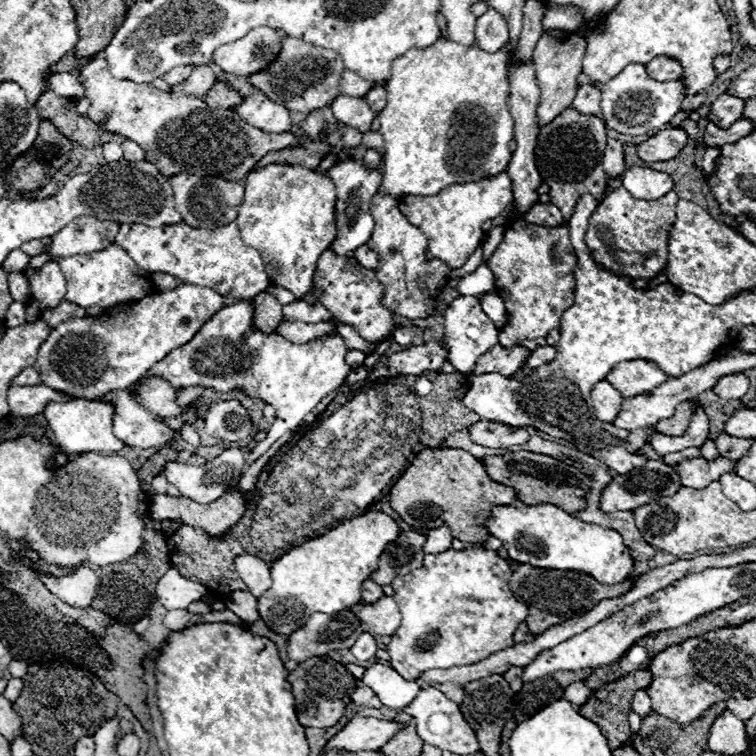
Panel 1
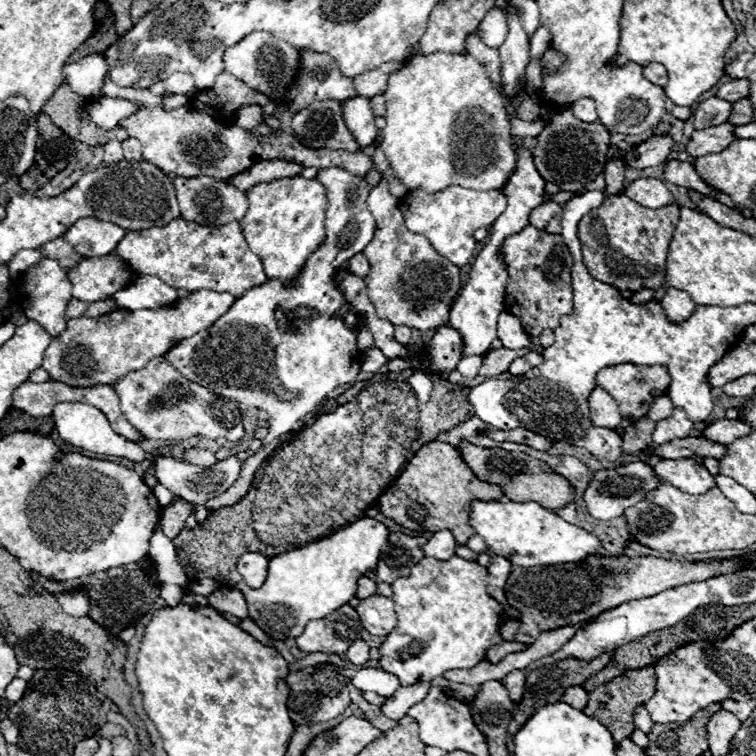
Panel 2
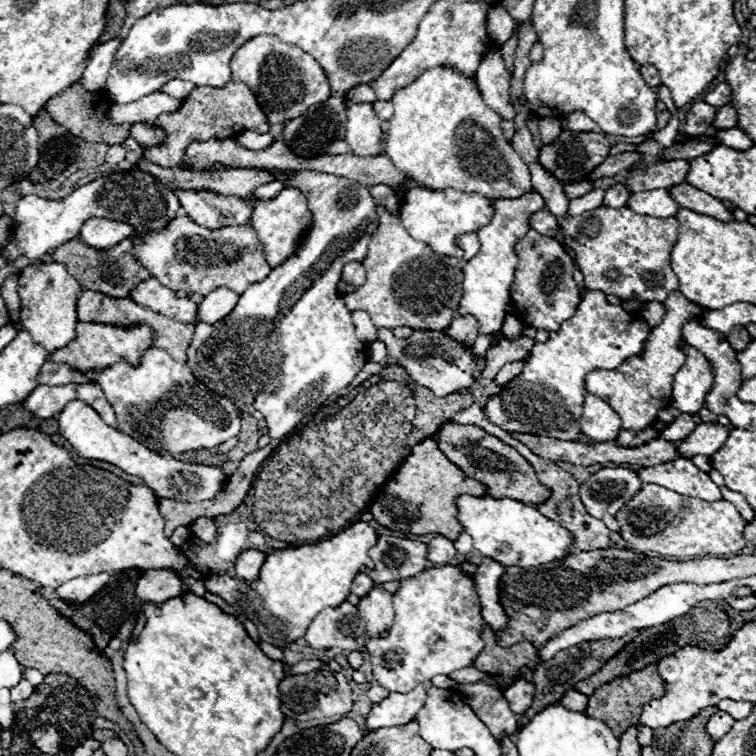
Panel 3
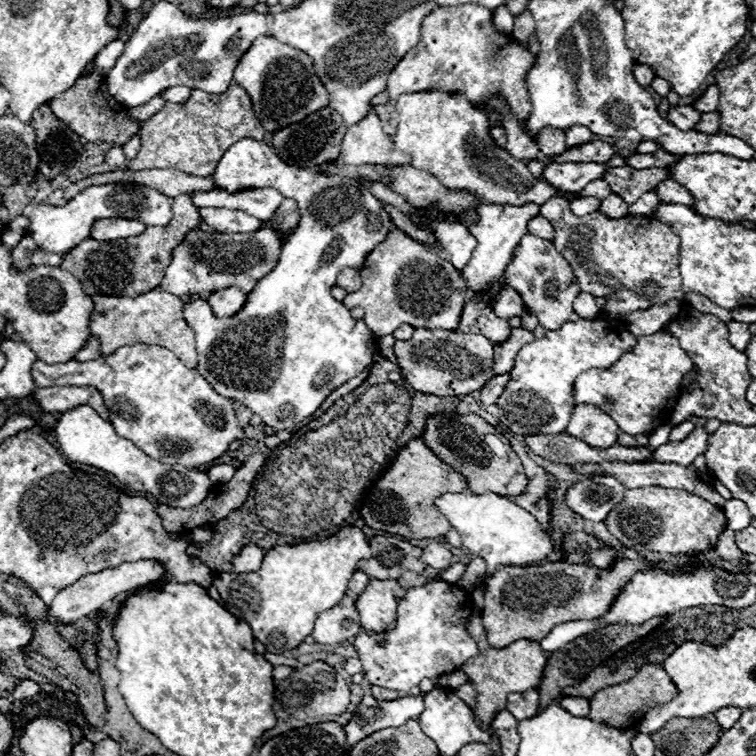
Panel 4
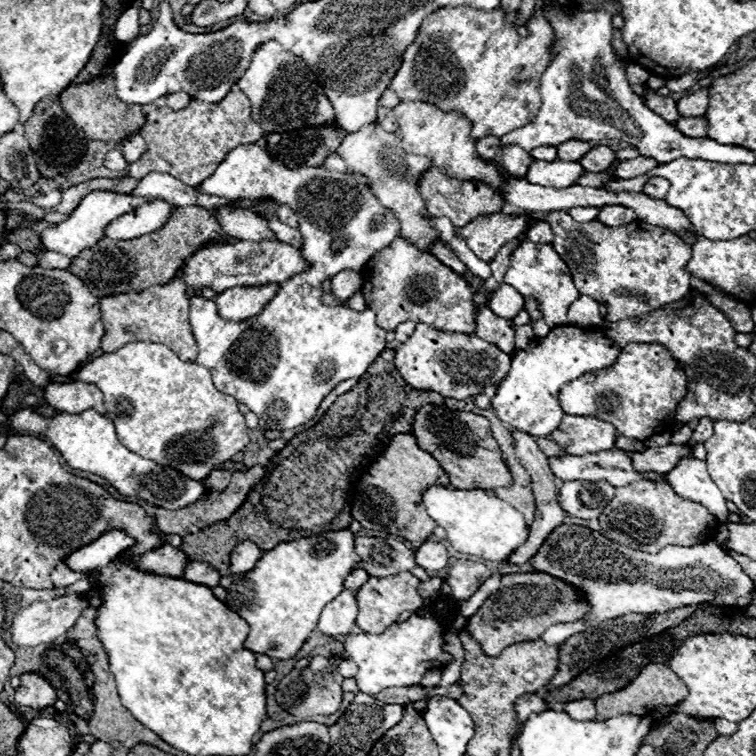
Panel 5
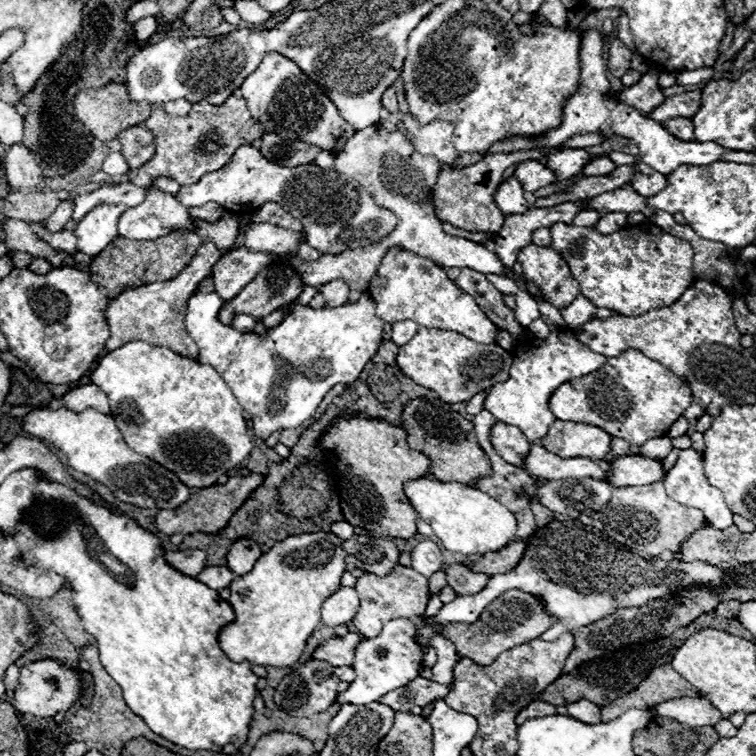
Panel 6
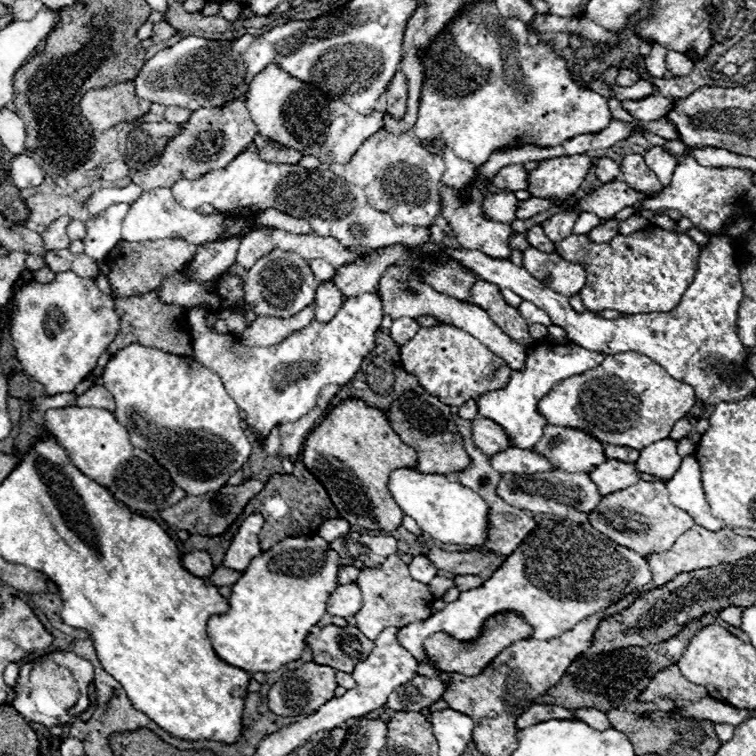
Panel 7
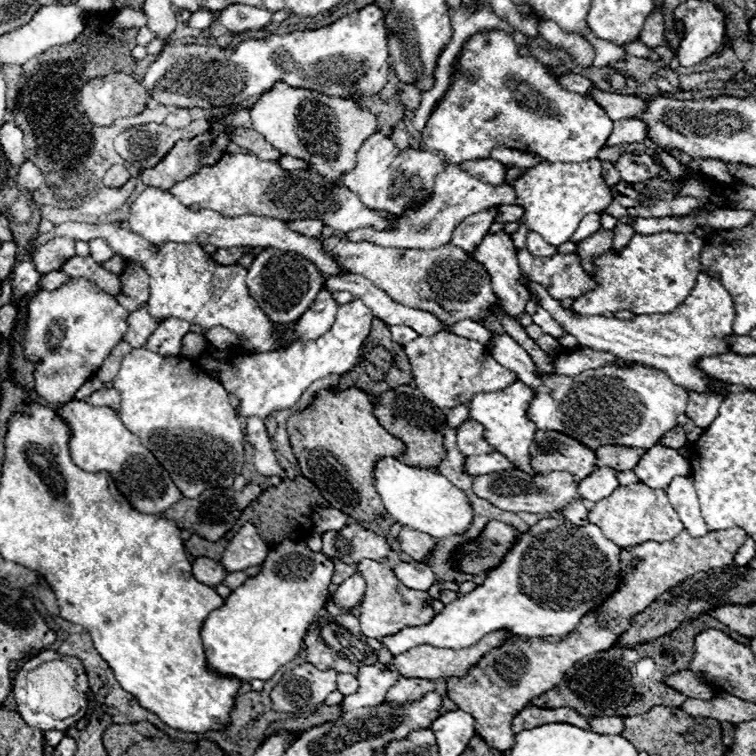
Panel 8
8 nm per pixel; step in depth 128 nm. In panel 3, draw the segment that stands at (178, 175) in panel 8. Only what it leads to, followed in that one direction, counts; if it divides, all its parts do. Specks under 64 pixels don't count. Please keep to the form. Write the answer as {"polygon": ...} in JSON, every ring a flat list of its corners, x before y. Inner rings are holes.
{"polygon":[[230,80,224,88,212,88,212,86,198,86,190,92,190,96,182,102,180,110,172,112,172,114,160,114,156,118,156,124,162,126,168,134,166,146,154,146,144,150,144,156,164,168,176,168,182,162,184,150,186,146,198,138,198,140,208,140,212,136,218,138,232,138,244,130,258,130,258,132,268,132,270,124,266,114,262,112,262,108,256,102,254,92,236,80]]}

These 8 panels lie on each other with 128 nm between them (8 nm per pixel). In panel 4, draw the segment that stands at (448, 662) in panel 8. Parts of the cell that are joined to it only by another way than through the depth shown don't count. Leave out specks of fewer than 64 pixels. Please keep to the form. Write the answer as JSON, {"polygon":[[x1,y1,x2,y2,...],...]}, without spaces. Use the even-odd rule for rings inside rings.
{"polygon":[[618,558,616,564,610,570,600,570,596,566,592,566,590,562,584,564,568,564,566,560,558,560,558,562,546,562,546,564,538,564,538,566,506,566,502,570,496,570,492,574,492,578,486,582,486,594,484,594,484,606,482,606,482,620,484,620,484,628,488,634,488,642,492,648,504,648,508,644,512,644,514,640,526,638,526,640,542,640,544,636,548,636,548,632,562,624,562,622,570,622,570,620,592,620,592,618,600,618,604,616,614,600,618,598,620,590,628,584,628,580,642,570,648,570,650,562,648,560,638,560,638,558]]}

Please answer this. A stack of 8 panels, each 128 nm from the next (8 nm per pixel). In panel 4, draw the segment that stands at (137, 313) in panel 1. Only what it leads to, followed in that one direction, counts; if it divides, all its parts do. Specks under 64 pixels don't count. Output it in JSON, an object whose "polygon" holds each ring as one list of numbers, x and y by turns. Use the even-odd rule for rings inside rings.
{"polygon":[[224,288,224,290,216,290,208,296,206,300,212,308,212,314,216,318,230,318,234,316,246,302,246,294,238,288],[90,334,88,342,84,344,84,348,80,348,80,352,76,352,74,360,88,362,88,360,98,360,98,358,104,358,104,354,100,352,100,340,94,334]]}

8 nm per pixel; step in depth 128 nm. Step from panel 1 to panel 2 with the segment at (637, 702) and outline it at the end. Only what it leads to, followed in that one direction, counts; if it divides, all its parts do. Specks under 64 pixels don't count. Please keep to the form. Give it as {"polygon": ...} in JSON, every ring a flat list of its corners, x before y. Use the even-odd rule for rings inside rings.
{"polygon":[[640,704,640,706,636,708,636,712,634,712,634,726,636,726,638,730,642,730,644,734,648,734,648,732,650,732,650,728,652,728,652,724,654,724,654,722,650,720,646,706,644,706,644,704]]}

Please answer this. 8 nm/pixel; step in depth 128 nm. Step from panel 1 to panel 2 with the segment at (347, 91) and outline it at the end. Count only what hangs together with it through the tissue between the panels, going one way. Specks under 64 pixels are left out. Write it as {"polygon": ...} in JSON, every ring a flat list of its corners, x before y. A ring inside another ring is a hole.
{"polygon":[[388,62,388,64,380,66,378,70,372,70,372,72,366,72,366,74,360,74,360,76,352,78,352,84,356,84,356,94,364,96,364,98,384,94,390,72,398,70,402,66,404,66,404,62]]}

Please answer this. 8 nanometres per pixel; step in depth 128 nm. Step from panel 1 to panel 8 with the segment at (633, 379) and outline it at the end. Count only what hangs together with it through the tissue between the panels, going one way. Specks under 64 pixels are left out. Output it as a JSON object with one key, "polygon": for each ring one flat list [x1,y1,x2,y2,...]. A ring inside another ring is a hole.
{"polygon":[[494,334,488,350,498,364,516,372,518,380,536,390,528,418,536,422,538,430,568,434,594,450,606,444,648,450,676,426,676,418,684,414,688,404,688,390,684,386,674,384,666,372,646,364,634,362,630,368,606,364,604,368,588,370,578,376,544,376,540,380,528,352,508,334]]}

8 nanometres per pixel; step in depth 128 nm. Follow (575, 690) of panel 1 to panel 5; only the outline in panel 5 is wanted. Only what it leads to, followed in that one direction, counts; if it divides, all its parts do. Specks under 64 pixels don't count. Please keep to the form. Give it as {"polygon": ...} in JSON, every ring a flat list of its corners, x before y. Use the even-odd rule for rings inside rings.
{"polygon":[[572,700,564,704,564,712,576,720,594,720,596,716,596,708,592,700]]}

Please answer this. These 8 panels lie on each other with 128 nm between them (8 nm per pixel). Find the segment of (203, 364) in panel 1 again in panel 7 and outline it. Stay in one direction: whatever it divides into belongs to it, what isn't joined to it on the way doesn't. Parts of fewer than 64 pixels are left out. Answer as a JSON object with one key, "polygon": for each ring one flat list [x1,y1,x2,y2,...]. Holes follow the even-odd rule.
{"polygon":[[250,150,238,154,224,170,212,170,198,180,176,182,172,194,184,208,196,210,202,204,210,204,222,214,240,218,256,216,260,210,272,206,294,218,310,220,314,234,332,236,346,248,380,248,386,244,420,247,429,242,424,239,424,227,396,226,392,216,368,204,362,188,348,184,328,168,306,170,298,164,272,164,260,160],[364,293,357,297,347,298,342,308,336,312,332,322,316,322,312,320,306,328,292,332,286,336,280,344,274,346,244,346,238,336,234,334,218,334,206,324,206,318,210,316,208,308,192,308,186,312,186,320,190,326,192,342,194,342,194,360,200,364,212,368,224,382,226,392,236,400,238,408,246,412,246,424,248,428,266,438,272,428,276,428,282,422,296,422,304,414,308,414,320,396,320,390,328,384,344,386,358,370,362,360,374,350,376,346,376,332,380,330,382,322,382,308,377,293]]}

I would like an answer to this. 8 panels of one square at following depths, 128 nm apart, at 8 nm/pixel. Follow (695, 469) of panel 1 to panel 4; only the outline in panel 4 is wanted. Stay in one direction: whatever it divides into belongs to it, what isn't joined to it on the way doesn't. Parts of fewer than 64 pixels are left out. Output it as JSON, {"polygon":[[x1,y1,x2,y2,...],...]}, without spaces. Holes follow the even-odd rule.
{"polygon":[[604,462,604,464,574,464,574,468,578,472,604,472,608,476,616,476,626,488,644,488,644,486,662,486,662,488,678,488,678,490,686,490,686,492,692,492,704,500,708,500,710,504,716,504,716,506,722,506,724,504,724,498,714,490,714,488,708,488,708,484,704,484,702,480,698,480,698,474,696,470,692,468,680,468,680,464,648,464,648,462,630,462,630,464,624,464,624,462]]}

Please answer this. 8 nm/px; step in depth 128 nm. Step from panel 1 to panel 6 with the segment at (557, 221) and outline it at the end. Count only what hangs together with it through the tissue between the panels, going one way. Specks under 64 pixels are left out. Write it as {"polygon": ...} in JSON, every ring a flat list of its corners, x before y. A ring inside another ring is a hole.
{"polygon":[[538,228,536,232,532,232,532,244,536,246,550,246,552,236,550,236,550,228]]}

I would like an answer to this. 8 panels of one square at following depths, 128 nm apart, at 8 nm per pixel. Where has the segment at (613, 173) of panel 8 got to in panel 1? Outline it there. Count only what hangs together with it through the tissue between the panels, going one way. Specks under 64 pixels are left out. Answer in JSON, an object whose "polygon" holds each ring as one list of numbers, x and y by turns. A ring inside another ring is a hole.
{"polygon":[[566,108,560,116,556,116,556,120,540,128,536,142,536,166,540,170,540,176,544,176,542,180,550,186,550,202,560,208,564,220,570,220,582,194,592,194,598,202,606,198,610,180,602,170,602,152,606,148,606,140,606,126,602,118,580,116,580,112,574,108]]}

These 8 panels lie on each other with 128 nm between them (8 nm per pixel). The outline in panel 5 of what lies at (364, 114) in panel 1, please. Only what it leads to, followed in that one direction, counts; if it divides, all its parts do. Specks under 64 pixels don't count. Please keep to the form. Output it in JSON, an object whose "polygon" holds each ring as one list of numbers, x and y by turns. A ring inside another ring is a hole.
{"polygon":[[378,122,366,124,364,128,350,132,340,144,336,154,346,162,348,168,364,174,370,180,370,188,374,196,380,200,380,204,394,210,400,222,402,236,414,246,418,246,422,252,428,252,430,242,438,240,438,232,426,220,428,212,424,208,424,200,418,194,418,178,424,170,430,168,430,160,424,156,414,156,404,152,404,148,400,146,400,138,394,136,392,132,382,130]]}

